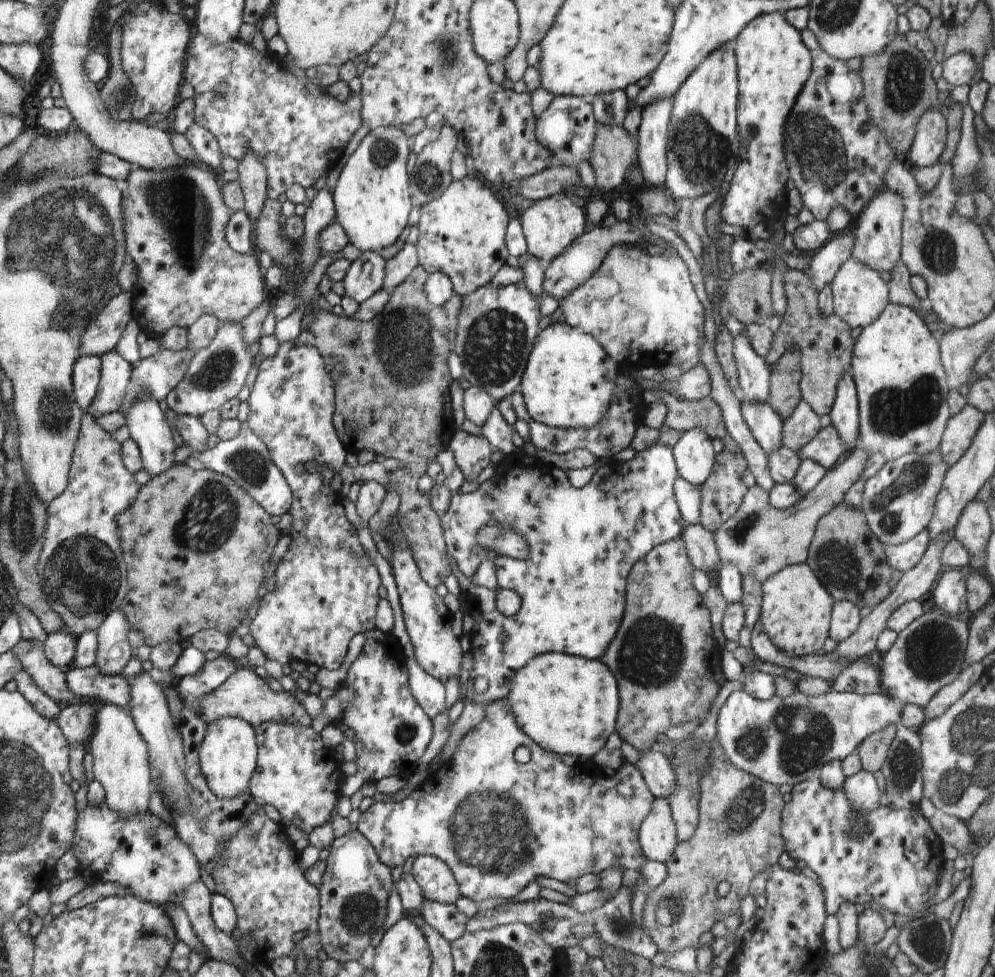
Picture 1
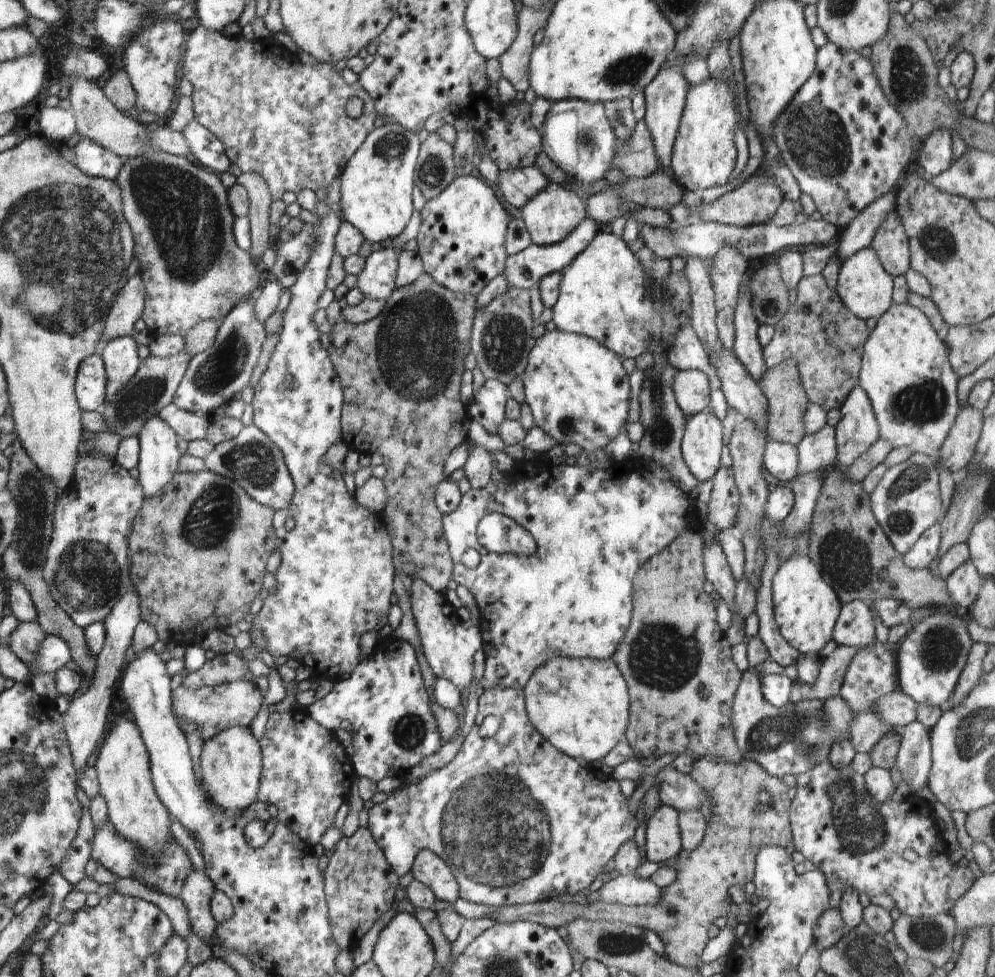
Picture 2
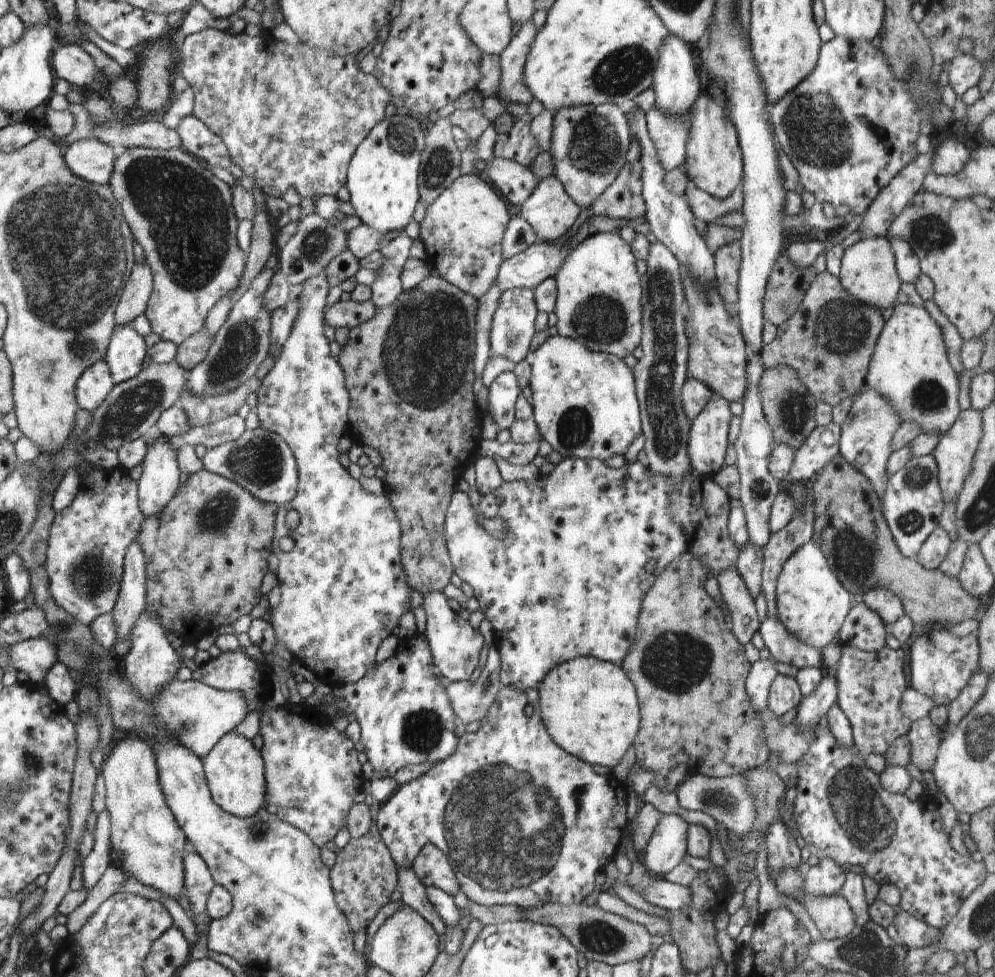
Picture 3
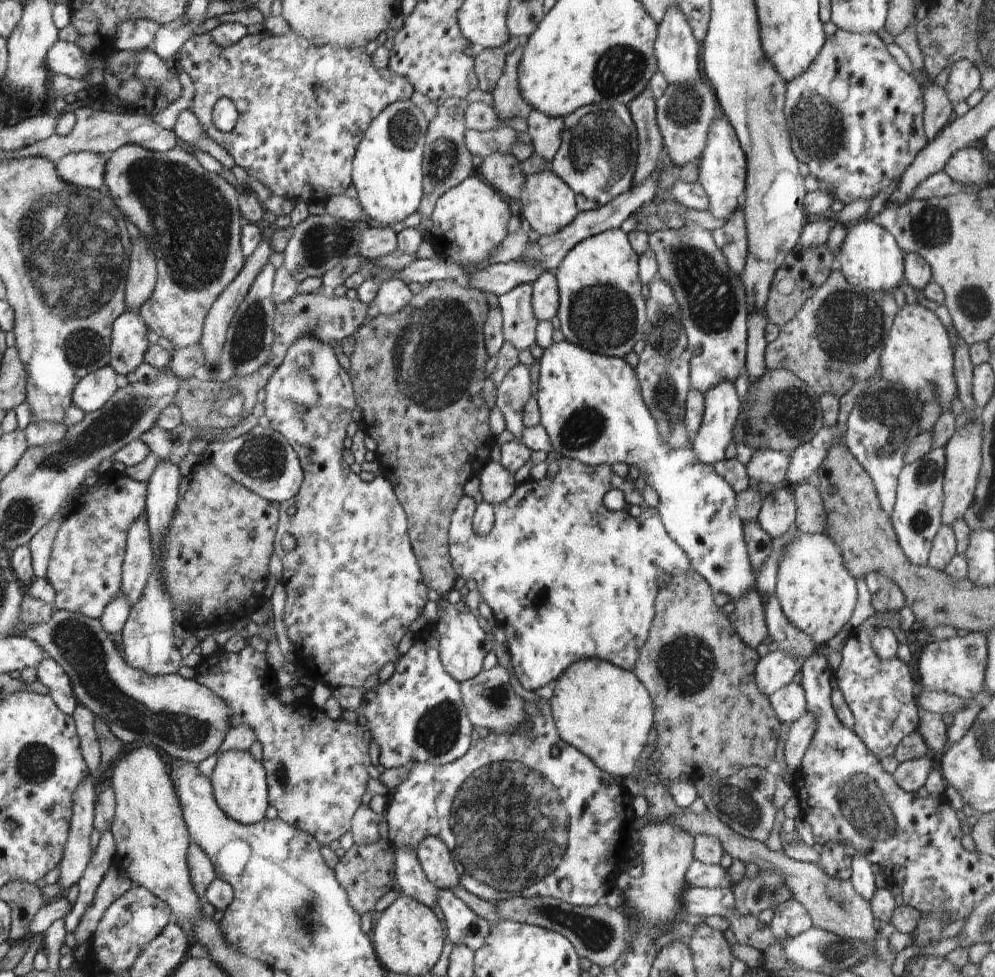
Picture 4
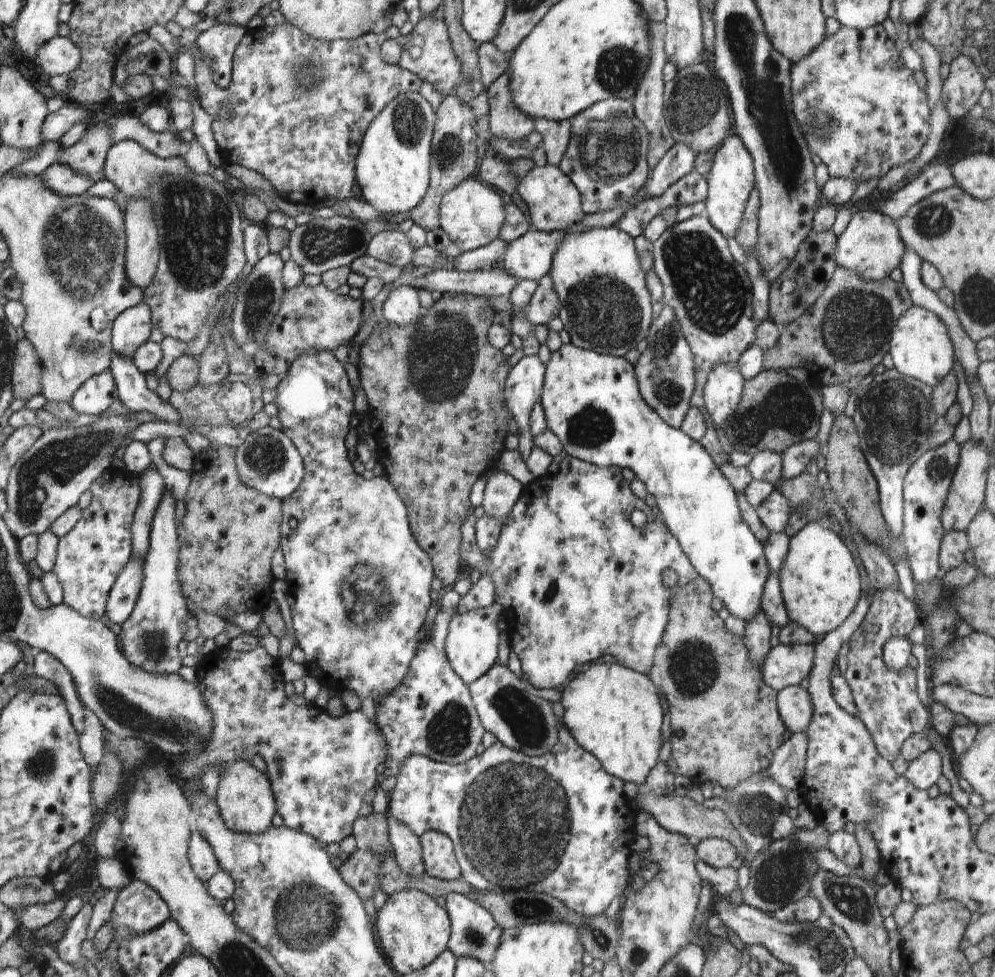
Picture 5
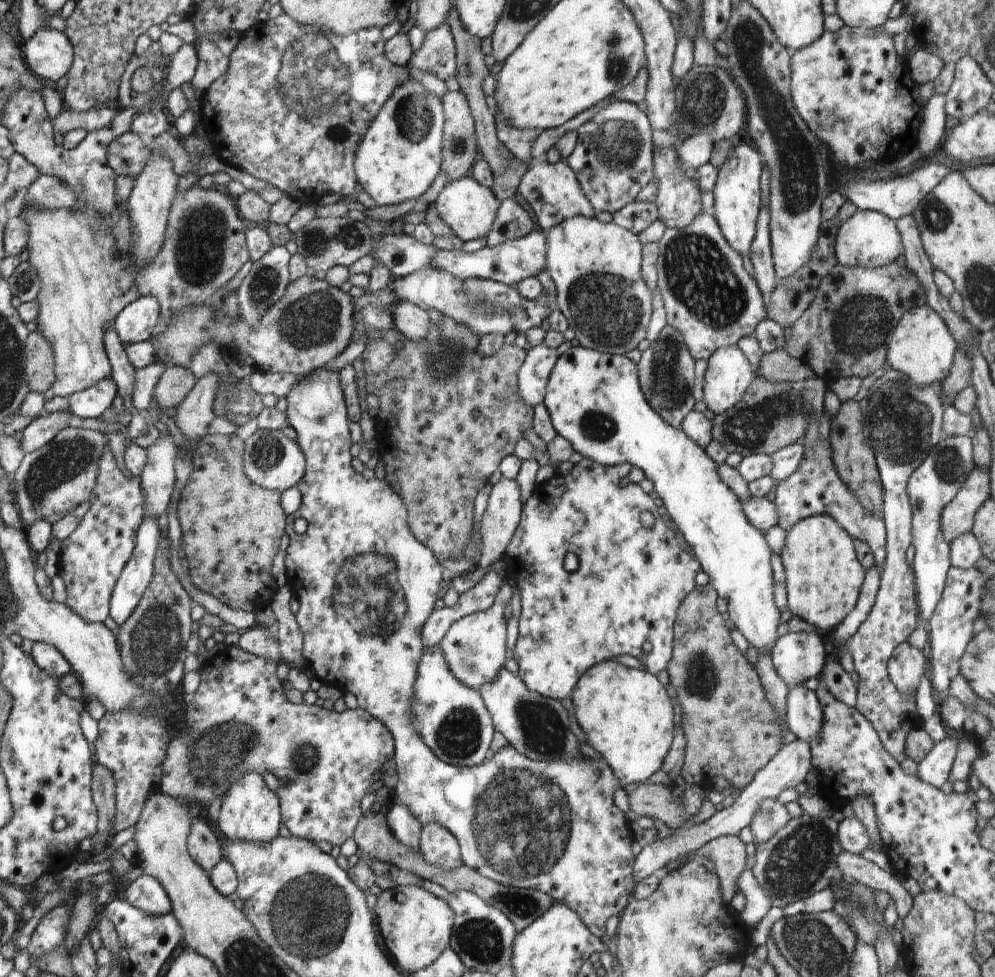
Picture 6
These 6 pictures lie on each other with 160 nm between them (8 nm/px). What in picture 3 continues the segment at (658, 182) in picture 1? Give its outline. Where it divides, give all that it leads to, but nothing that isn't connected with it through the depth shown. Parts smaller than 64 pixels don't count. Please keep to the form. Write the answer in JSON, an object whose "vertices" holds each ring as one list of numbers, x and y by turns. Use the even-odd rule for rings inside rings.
{"vertices":[[669,33,659,50,659,61,653,74,652,90,655,94,655,107,669,117,684,117,699,97,702,76,698,74,694,53,684,39]]}

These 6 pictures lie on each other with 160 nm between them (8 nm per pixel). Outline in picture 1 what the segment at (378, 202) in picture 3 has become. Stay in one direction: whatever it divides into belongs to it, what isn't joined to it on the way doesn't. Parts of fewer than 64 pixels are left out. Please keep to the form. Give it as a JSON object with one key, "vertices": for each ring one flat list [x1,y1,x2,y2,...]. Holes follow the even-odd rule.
{"vertices":[[378,127,371,129,354,153,348,158,344,168,338,178,336,187,333,191,335,206,335,220,343,226,347,234,348,242,358,248,361,252,374,251,378,253,382,248,392,246,406,225,408,216,414,206,412,196,409,191,409,174,406,170,408,154,408,137,402,129,394,127]]}

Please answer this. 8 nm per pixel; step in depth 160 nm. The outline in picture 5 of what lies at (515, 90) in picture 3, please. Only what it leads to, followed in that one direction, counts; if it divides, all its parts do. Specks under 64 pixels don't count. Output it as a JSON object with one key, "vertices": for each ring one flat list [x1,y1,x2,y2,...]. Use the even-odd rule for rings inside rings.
{"vertices":[[506,71,488,88,489,128,492,135,509,141,520,140,533,131,535,120,515,106,510,88,511,74]]}

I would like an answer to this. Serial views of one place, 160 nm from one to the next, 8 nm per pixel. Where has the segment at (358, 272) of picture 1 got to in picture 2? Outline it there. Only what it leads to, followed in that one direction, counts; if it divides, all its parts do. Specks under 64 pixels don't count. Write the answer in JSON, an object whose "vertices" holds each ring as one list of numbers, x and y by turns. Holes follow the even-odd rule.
{"vertices":[[394,244,375,247,370,256,365,259,365,266,356,275,356,288,372,300,387,300,395,289,395,278,397,275,398,253,394,252]]}

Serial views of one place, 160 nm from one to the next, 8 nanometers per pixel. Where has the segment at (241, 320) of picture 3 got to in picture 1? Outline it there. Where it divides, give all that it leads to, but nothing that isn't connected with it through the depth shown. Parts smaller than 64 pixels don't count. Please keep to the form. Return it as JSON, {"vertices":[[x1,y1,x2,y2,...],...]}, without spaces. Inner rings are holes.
{"vertices":[[241,323,222,325,208,346,196,349,184,378,167,394,166,402,180,415,199,418,209,432,216,434,222,419,220,406,238,396,253,364,255,361,250,355,250,346,243,339]]}

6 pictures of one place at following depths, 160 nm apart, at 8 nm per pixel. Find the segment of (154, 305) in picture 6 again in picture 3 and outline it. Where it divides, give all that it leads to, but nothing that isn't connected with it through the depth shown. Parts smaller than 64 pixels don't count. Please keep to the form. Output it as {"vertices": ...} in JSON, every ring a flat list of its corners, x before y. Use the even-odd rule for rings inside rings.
{"vertices":[[130,324,116,325,111,345,108,346,108,352,104,357,104,362,109,366,114,384,128,381,142,372,144,356,146,356,144,338,138,336,130,328]]}

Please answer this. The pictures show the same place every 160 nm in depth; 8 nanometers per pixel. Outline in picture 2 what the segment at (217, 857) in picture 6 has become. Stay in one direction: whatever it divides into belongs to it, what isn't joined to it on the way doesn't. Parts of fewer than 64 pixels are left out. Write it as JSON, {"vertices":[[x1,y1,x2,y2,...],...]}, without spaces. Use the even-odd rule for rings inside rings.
{"vertices":[[192,870,180,891,179,898,187,908,192,932,209,939,215,932,217,922,211,913,214,883,205,871]]}

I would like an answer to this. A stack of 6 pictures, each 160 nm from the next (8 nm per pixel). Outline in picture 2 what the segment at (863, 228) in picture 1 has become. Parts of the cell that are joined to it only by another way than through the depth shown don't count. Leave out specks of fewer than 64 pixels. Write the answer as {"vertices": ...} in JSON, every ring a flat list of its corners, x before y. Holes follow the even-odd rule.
{"vertices":[[896,212,886,216,869,246,890,276,903,275,911,268,909,242,904,225]]}

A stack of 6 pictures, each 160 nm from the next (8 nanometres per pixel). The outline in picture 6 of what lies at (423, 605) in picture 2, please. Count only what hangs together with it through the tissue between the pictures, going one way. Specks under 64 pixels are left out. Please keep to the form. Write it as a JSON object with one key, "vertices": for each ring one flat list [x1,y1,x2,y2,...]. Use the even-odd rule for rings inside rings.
{"vertices":[[508,588,498,591,498,598,488,610,475,612,460,618,450,626,440,641,450,672,462,684,478,690,485,682,495,678,506,660,506,620,504,610,508,606]]}

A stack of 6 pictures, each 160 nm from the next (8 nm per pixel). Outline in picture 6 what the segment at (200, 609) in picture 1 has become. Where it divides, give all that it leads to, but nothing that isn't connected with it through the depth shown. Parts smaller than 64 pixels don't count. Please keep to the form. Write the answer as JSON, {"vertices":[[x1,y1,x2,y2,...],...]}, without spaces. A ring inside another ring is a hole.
{"vertices":[[206,433,192,450,192,472,177,502,177,517,193,585,233,609,258,611,270,606,279,589,271,575,280,538,286,532,287,514,280,506,281,492,262,488,248,480,243,469,244,443,239,436]]}

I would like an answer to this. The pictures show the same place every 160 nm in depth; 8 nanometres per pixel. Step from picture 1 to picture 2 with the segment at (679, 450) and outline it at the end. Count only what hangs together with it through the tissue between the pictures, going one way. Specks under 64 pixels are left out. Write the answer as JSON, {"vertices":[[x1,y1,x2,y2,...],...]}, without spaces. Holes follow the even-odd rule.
{"vertices":[[710,409,696,413,686,421,681,453,698,483,713,478,720,468,722,446,721,420]]}

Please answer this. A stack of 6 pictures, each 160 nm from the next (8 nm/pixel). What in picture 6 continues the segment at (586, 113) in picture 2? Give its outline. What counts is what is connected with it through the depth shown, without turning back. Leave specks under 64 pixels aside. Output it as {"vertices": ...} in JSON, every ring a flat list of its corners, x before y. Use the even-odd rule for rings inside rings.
{"vertices":[[614,99,575,131,578,144,566,162,595,212,613,215,635,201,640,190,653,180,654,146,648,117,633,102]]}

